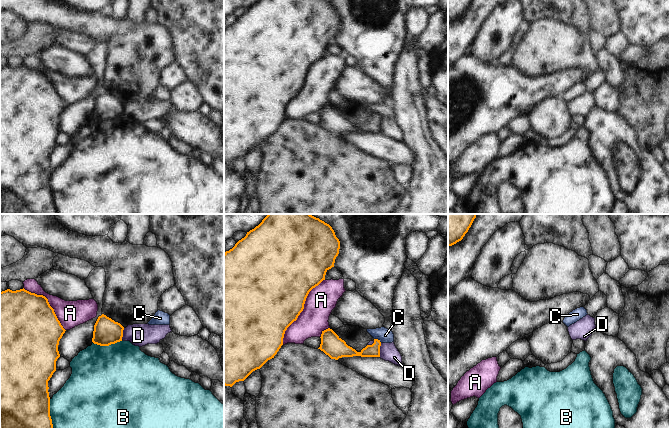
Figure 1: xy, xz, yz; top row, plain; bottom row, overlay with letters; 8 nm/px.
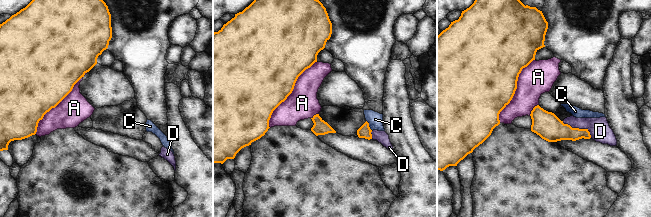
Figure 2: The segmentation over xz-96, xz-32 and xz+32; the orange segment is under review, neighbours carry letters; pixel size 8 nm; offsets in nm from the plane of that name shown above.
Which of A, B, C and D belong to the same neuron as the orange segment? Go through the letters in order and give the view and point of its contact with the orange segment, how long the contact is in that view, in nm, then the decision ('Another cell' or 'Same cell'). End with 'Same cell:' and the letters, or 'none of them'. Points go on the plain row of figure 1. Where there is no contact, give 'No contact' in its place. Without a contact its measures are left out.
A: Touches orange at xz (302, 86). Shared border 650 nm. Another cell
B: Touches orange at xy (50, 194). Shared border 320 nm. Another cell
C: Touches orange at xz (377, 115). Shared border 70 nm. Another cell
D: Touches orange at xz (379, 126). Shared border 110 nm. Another cell
Same cell: none of them

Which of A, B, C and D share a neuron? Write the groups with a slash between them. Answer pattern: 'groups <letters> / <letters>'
groups A / B / C / D

